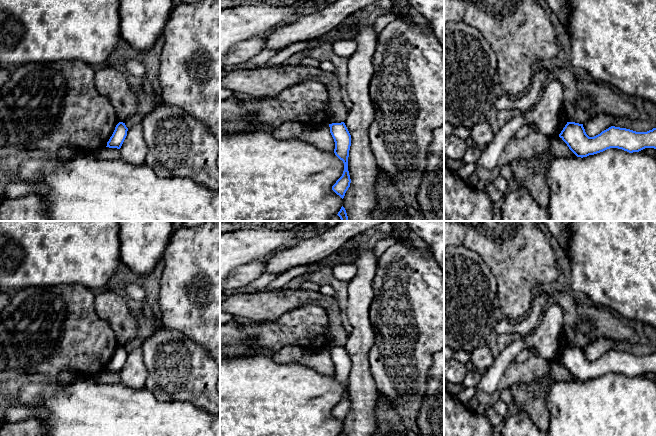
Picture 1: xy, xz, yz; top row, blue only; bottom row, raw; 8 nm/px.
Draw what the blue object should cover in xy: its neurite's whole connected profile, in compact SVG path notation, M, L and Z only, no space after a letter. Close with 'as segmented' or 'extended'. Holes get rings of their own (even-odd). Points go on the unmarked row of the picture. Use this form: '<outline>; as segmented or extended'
M119 346L115 351L112 360L107 366L106 371L120 373L127 360L127 355L128 352L126 351L125 347Z; as segmented

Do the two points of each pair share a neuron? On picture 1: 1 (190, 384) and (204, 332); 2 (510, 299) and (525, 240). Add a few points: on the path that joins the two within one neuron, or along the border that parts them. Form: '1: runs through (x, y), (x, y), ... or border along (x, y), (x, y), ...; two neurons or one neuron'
1: border along (181, 332), (202, 346), (209, 355); two neurons
2: runs through (514, 284), (518, 269), (518, 255); one neuron

